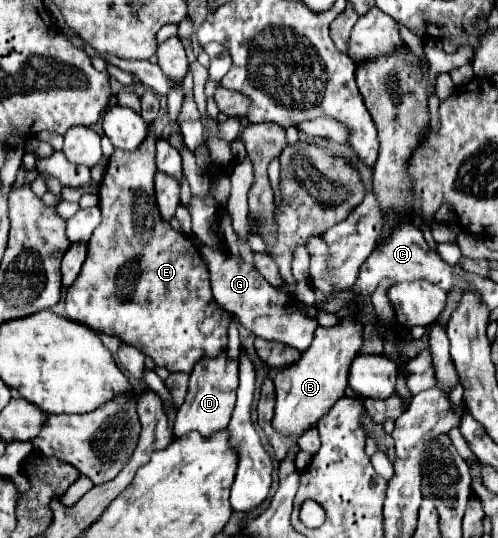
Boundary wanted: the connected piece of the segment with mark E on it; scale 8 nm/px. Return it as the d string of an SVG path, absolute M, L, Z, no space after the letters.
M152 133L136 151L114 151L98 193L102 223L92 233L88 257L78 279L66 291L66 313L72 321L118 337L122 343L140 349L144 355L152 357L158 367L166 367L170 373L190 373L200 359L216 357L226 349L226 331L232 315L228 315L228 311L212 299L208 267L204 267L204 259L198 249L192 247L192 239L174 231L170 223L160 217L154 199L154 155L156 139Z

